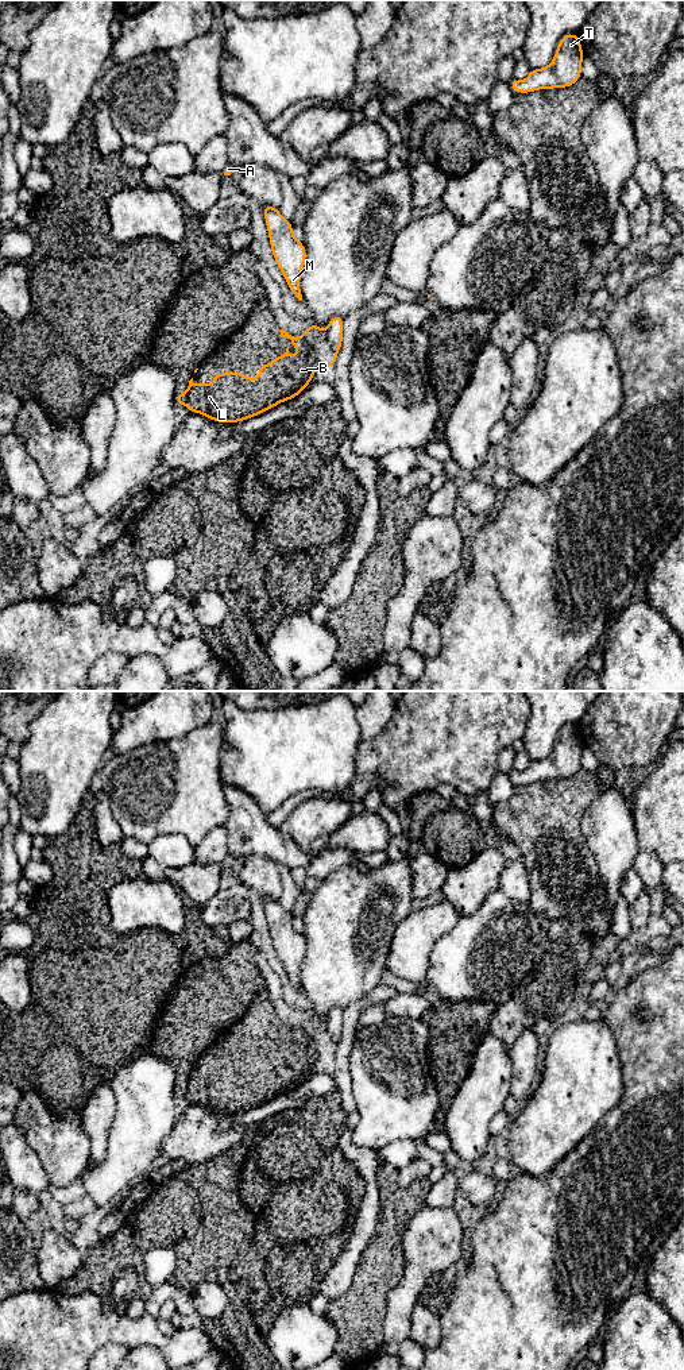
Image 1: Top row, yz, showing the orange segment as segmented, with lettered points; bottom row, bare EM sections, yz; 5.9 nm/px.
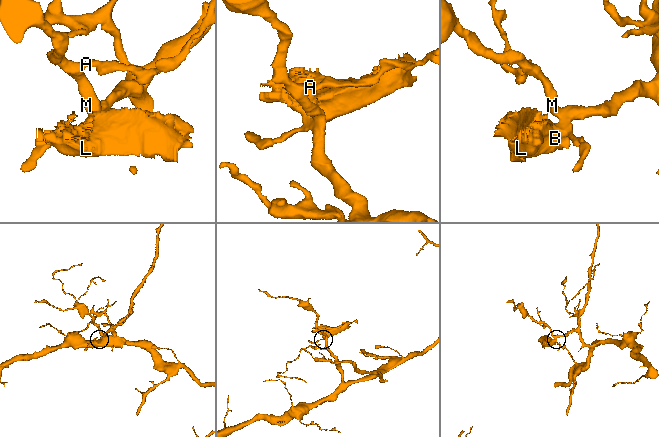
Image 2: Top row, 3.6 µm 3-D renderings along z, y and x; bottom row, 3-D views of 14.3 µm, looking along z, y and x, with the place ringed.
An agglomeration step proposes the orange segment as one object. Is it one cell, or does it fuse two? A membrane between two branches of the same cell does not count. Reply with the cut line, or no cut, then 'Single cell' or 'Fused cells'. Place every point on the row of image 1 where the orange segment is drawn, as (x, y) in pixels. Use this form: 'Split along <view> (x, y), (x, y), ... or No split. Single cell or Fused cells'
Split along yz (325, 331), (327, 340), (336, 354). Fused cells

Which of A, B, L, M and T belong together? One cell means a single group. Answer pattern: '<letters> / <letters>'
A M T / B L

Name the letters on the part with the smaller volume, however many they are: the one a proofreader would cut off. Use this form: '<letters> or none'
B, L

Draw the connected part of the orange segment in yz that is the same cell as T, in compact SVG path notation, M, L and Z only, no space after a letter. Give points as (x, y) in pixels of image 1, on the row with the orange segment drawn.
M565 34L556 49L552 62L542 69L530 69L522 80L511 80L515 93L530 93L540 89L569 88L581 77L584 53L577 34Z

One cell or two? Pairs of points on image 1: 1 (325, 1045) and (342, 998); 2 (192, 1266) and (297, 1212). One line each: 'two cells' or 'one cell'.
1: two cells
2: one cell

